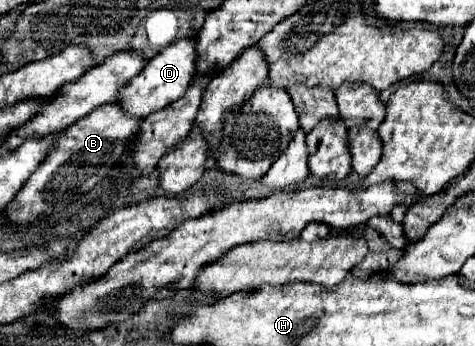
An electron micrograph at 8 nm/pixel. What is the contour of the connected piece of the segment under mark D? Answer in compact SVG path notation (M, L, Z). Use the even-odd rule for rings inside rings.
M181 38L173 44L165 46L155 58L151 58L141 74L137 74L125 88L125 92L119 94L119 104L133 116L145 118L151 112L157 112L165 106L169 106L173 100L181 98L183 92L189 88L195 68L197 68L197 40L195 38Z

